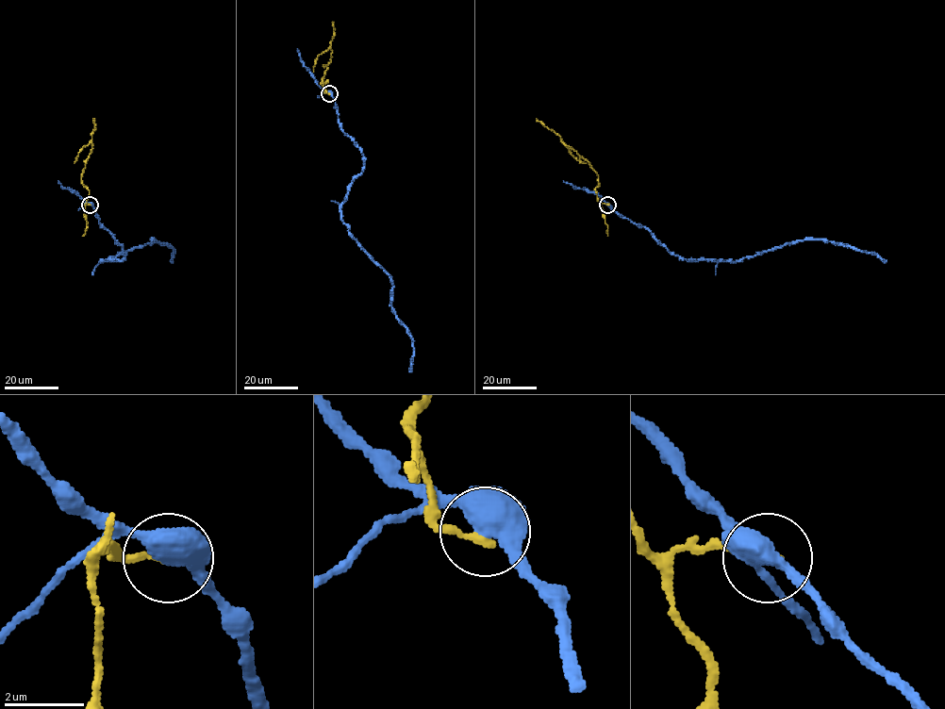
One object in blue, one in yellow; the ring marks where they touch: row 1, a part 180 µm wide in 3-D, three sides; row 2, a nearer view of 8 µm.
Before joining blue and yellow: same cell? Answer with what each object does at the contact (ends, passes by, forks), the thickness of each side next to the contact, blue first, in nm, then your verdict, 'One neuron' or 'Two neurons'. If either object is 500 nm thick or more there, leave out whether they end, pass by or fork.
At the ring blue forks. At the ring yellow ends. Thickness 440 nm (blue) against 200 nm. Two neurons

